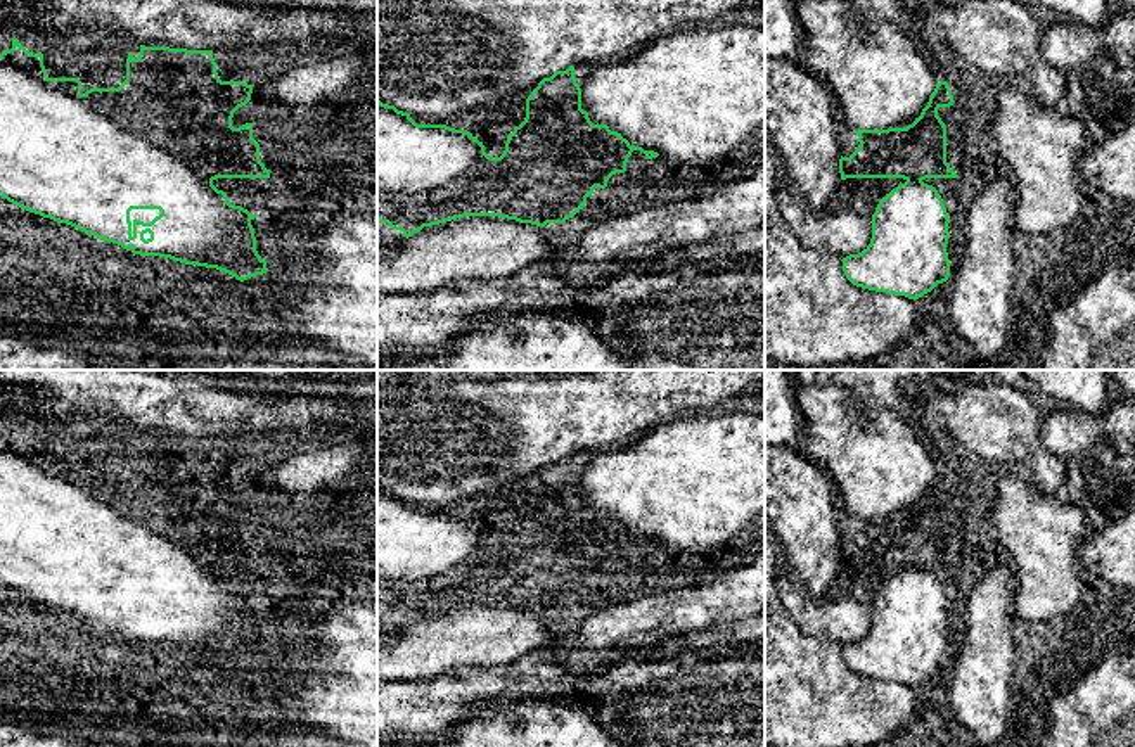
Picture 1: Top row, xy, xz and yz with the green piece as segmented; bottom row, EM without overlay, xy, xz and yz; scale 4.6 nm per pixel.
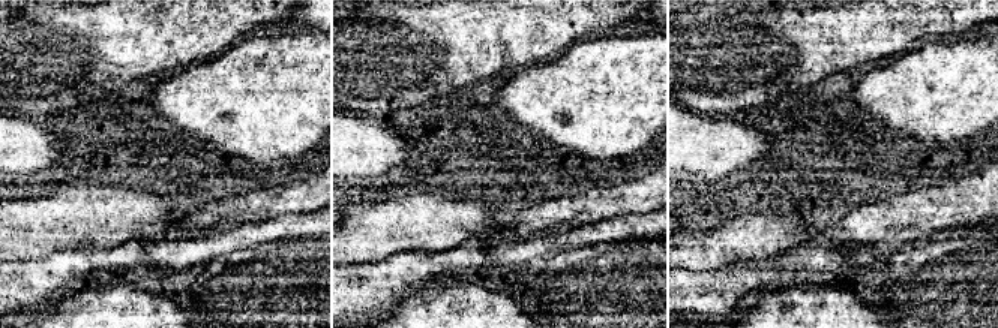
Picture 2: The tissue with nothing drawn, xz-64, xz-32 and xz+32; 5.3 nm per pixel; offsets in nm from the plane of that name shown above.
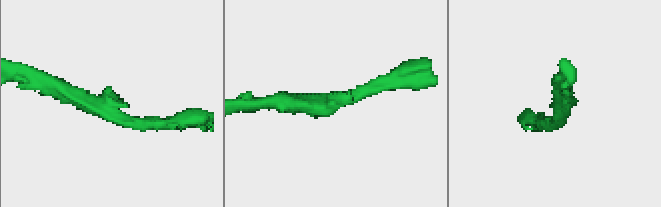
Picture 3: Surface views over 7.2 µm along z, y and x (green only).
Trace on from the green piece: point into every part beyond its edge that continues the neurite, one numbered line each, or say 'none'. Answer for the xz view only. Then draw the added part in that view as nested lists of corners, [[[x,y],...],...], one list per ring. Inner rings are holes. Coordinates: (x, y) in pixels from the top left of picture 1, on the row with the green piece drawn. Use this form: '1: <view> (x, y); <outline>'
none

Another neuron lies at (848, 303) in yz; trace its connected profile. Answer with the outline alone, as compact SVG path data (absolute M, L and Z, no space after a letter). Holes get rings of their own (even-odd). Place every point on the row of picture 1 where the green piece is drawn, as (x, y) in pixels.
M813 251L813 261L824 268L830 323L875 323L886 315L895 294L853 285L843 271L841 258L834 254Z

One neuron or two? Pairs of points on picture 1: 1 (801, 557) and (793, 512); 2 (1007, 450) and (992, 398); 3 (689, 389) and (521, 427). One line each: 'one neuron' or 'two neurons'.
1: one neuron
2: one neuron
3: one neuron

